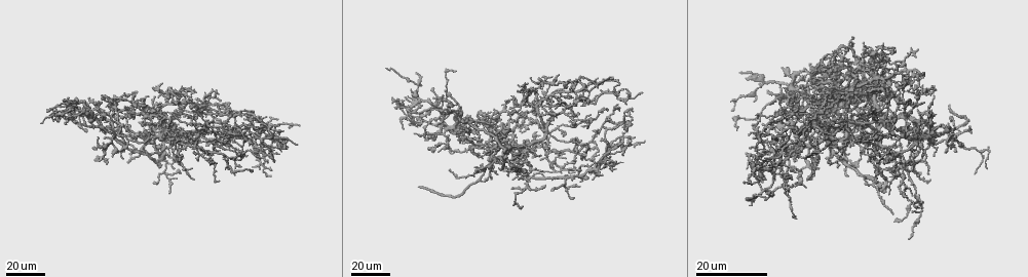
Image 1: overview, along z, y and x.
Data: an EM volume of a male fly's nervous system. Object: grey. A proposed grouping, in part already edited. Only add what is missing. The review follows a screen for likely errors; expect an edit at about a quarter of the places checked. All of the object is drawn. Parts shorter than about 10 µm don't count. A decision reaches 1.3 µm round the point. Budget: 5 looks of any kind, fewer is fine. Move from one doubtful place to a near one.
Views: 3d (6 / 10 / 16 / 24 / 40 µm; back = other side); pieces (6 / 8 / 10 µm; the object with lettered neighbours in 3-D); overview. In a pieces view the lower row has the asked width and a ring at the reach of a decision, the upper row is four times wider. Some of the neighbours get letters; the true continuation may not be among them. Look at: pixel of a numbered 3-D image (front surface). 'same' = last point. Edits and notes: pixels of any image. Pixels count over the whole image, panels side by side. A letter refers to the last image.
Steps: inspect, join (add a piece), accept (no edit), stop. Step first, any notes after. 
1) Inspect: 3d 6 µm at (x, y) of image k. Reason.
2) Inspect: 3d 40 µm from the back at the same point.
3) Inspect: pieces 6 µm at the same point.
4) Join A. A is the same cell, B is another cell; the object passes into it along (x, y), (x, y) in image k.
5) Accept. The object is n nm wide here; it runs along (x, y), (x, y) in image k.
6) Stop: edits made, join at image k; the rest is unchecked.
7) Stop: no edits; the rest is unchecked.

Inspect: 3d 40 µm at (419, 187) of image 1. An open end.

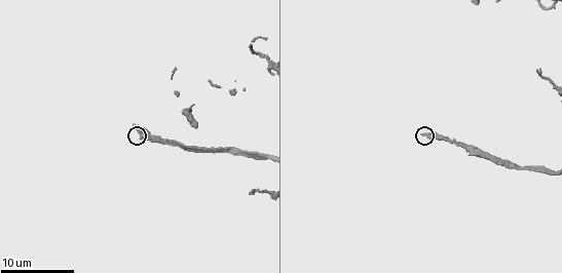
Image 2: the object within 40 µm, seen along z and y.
Inspect: pieces 8 µm at (133, 127) of image 2. See the neighbours.

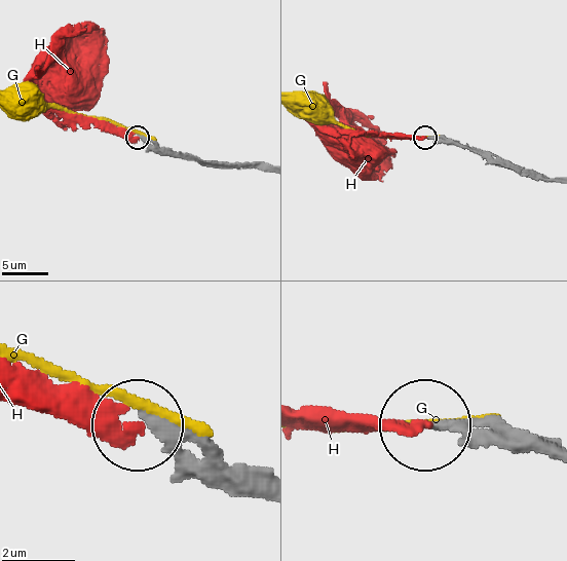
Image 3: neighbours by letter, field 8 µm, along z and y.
Join H. H is the same cell, G is another cell; the object passes into it along (243, 475), (200, 472), (142, 419), (81, 419), (16, 404) in image 3; it goes on there.

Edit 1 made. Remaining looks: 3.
Inspect: overview.

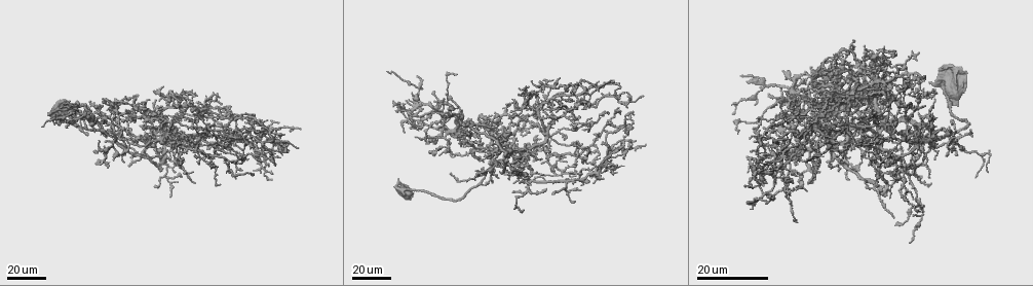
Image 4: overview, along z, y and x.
Inspect: 3d 24 µm at (449, 172) of image 4. An open end.

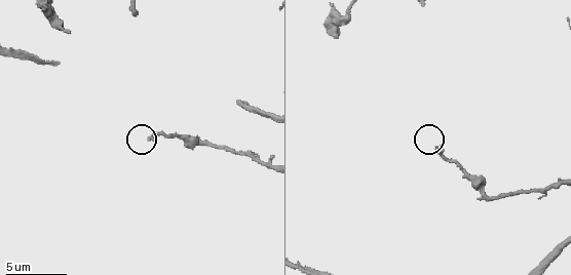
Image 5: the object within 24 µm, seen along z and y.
Inspect: pieces 10 µm at (442, 146) of image 5.

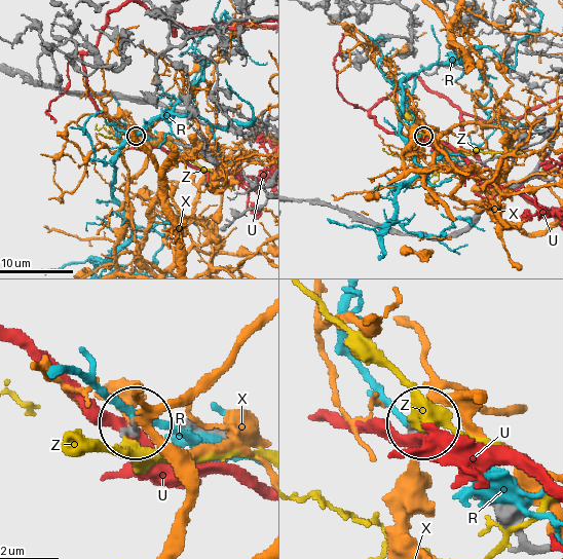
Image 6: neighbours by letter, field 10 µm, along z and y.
Accept. R, U, X and Z are other cells; none of them fits.

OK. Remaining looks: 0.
Stop: edits made, join at image 3; the rest is unchecked.

